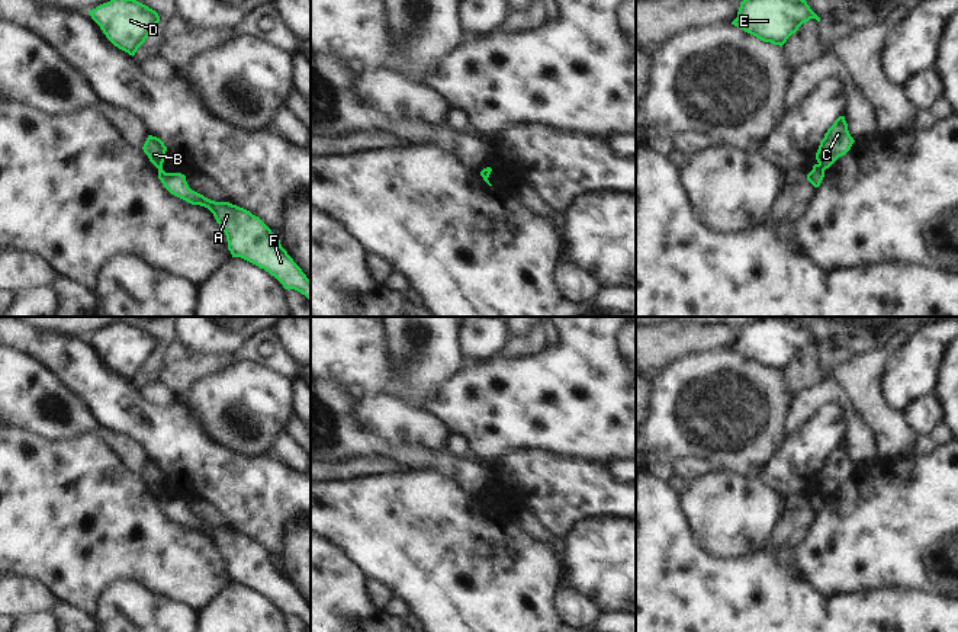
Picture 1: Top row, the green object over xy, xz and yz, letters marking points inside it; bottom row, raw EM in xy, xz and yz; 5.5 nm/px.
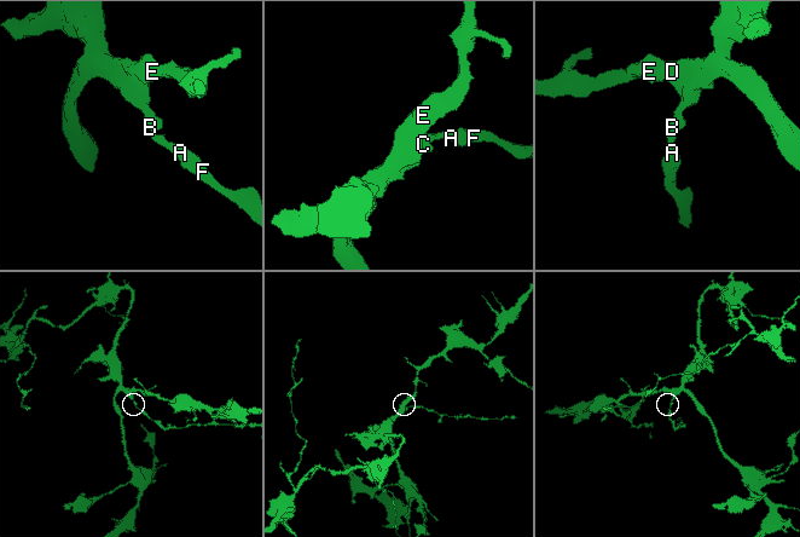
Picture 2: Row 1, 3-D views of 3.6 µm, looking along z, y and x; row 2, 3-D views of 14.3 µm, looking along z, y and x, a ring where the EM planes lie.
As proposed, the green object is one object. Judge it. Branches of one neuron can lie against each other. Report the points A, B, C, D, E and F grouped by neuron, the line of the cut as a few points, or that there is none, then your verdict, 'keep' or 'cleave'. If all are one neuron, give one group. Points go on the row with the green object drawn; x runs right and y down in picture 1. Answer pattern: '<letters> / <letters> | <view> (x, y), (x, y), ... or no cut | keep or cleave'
A F / B C D E | yz (817, 164), (823, 170) | cleave

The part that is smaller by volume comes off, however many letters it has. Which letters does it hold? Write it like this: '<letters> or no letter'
A, F

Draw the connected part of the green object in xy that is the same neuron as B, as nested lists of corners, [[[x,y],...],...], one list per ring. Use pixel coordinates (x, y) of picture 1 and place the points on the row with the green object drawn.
[[[148,135],[142,150],[157,169],[163,169],[167,147],[160,138]]]

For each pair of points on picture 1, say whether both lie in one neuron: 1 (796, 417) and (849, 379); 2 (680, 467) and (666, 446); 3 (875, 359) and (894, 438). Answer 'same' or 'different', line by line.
1: different
2: different
3: same

